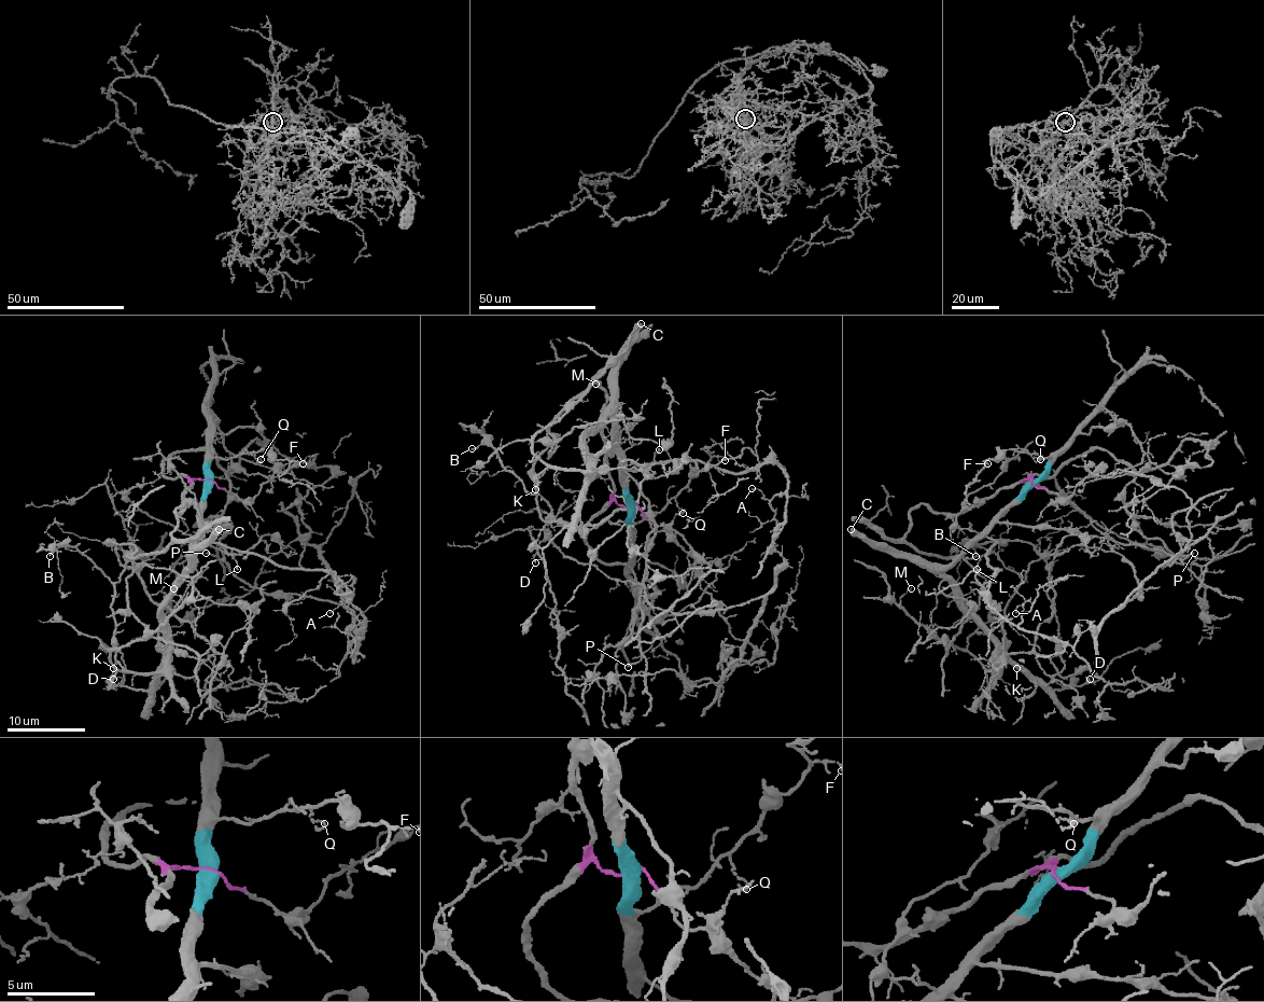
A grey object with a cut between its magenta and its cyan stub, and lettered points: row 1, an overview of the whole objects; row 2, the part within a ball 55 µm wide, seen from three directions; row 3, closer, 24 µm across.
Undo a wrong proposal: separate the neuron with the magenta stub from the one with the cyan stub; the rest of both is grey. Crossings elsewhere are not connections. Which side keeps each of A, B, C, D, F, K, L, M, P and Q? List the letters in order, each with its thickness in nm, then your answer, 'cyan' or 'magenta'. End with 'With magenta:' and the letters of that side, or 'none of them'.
A: calibre 90 nm; cyan
B: calibre 110 nm; cyan
C: calibre 550 nm; cyan
D: calibre 110 nm; cyan
F: calibre 100 nm; cyan
K: calibre 130 nm; cyan
L: calibre 130 nm; cyan
M: calibre 100 nm; cyan
P: calibre 150 nm; cyan
Q: calibre 160 nm; cyan
With magenta: none of them

